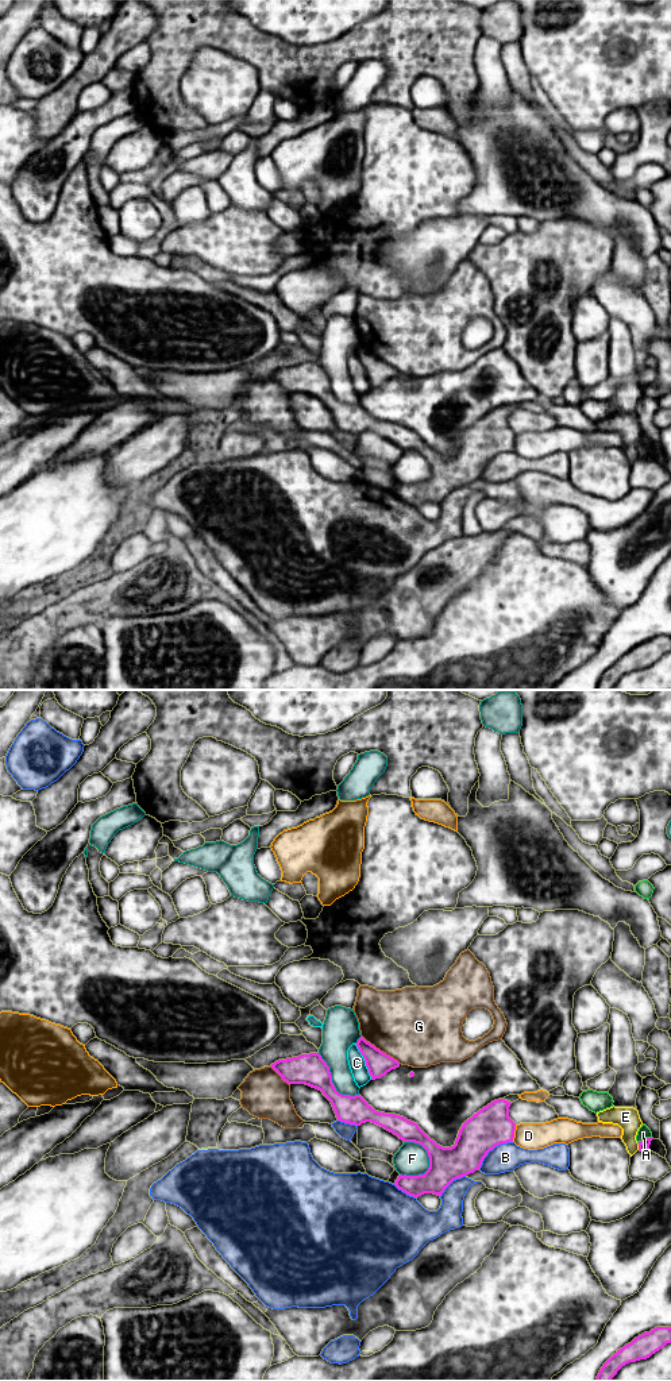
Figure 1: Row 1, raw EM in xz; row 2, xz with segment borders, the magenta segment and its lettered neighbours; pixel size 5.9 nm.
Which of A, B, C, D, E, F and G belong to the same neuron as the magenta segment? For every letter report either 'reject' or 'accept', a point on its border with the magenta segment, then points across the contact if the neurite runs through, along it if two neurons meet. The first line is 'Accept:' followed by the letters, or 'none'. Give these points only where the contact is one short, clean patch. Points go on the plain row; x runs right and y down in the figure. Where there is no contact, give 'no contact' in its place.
Accept: none
A: reject; meets magenta in xz at (644, 448)
B: reject; meets magenta in xz at (492, 458)
C: reject; meets magenta in xz at (365, 369); border along xz (355, 353), (371, 388)
D: reject; meets magenta in xz at (513, 442)
E: reject; meets magenta in xz at (639, 455)
F: reject; meets magenta in xz at (427, 461)
G: reject; meets magenta in xz at (380, 359)

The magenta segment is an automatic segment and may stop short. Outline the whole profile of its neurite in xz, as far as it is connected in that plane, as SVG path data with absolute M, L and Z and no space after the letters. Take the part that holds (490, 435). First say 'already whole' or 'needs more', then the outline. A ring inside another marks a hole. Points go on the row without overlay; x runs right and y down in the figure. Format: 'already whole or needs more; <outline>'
already whole; M319 362L278 369L270 374L288 393L305 393L323 401L331 410L338 429L360 435L371 431L393 441L404 451L421 454L429 466L424 483L400 483L394 494L409 505L424 502L441 505L456 487L478 479L490 459L513 451L516 432L509 427L510 410L498 408L467 428L455 454L443 456L431 448L417 432L396 423L375 420L360 404L336 400L329 375Z

